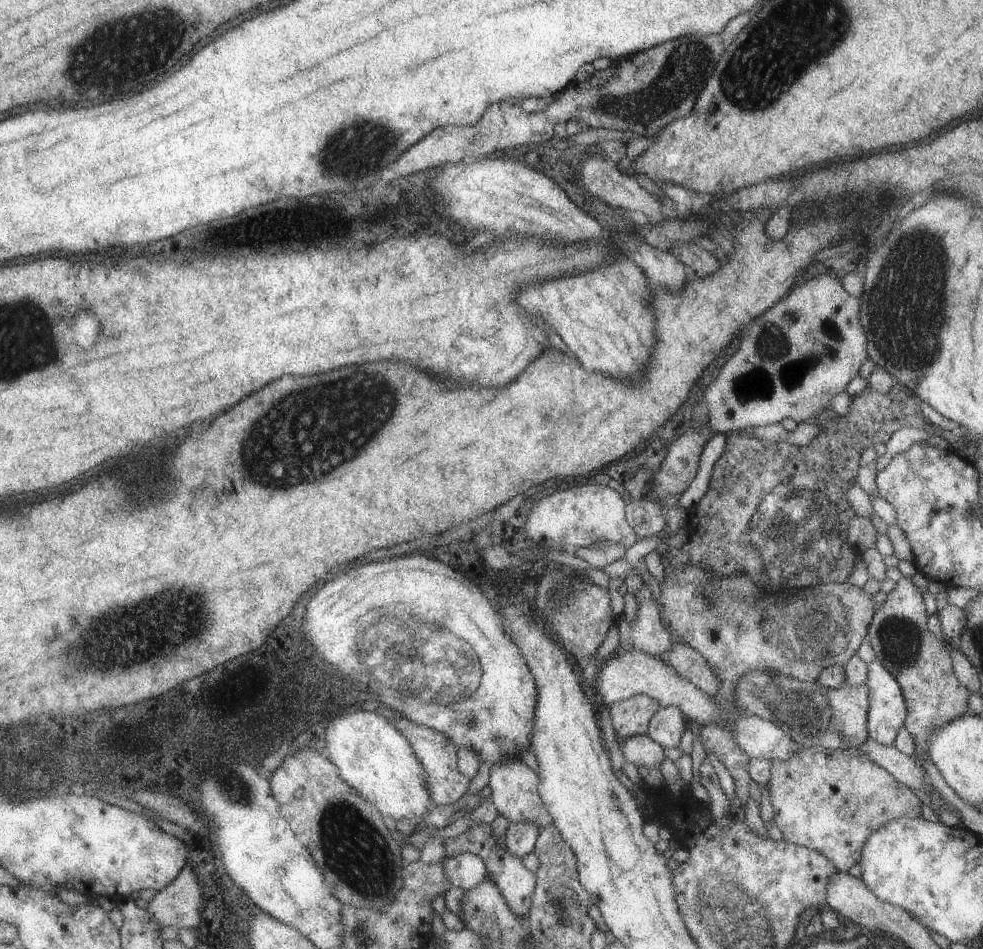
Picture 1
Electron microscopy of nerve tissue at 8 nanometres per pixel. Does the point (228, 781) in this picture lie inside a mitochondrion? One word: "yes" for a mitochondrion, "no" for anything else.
yes

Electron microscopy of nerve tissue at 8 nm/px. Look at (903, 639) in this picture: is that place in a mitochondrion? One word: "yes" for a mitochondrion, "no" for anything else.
yes

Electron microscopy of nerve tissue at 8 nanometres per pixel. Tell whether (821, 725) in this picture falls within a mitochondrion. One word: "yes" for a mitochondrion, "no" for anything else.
yes

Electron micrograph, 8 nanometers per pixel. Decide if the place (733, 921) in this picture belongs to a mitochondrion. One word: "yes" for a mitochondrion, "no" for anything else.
yes

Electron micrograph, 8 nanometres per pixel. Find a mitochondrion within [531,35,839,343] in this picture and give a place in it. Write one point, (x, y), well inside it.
(678, 78)

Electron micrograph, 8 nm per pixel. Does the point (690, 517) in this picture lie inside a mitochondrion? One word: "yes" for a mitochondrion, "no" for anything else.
no

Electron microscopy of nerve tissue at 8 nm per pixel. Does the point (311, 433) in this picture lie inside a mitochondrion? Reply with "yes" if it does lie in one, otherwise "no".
yes

